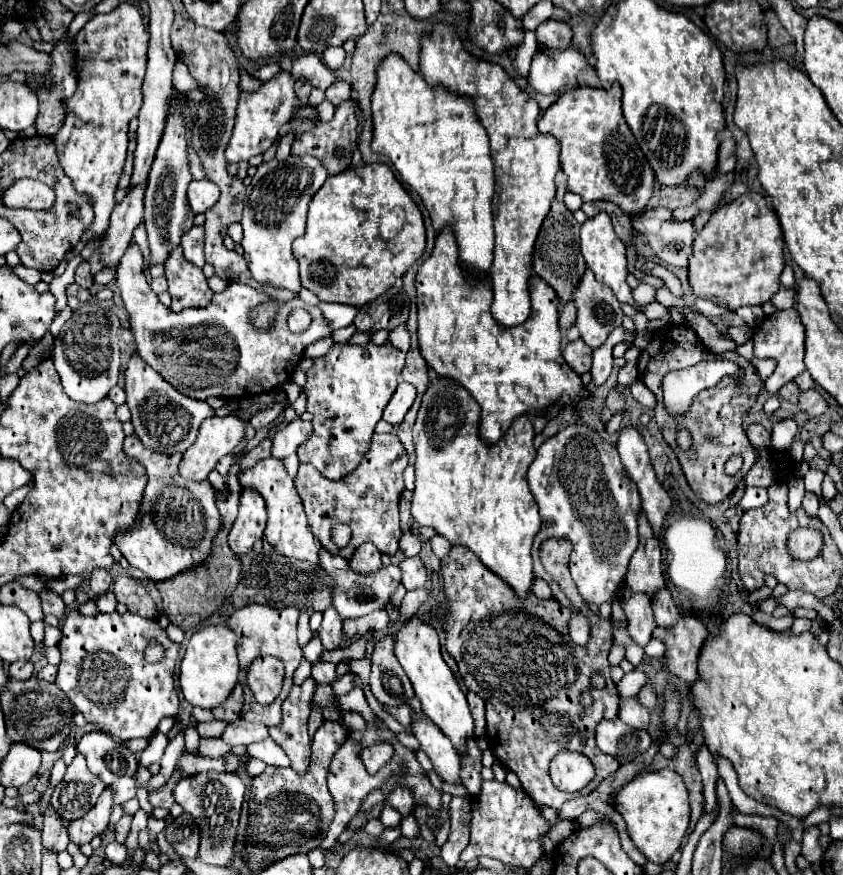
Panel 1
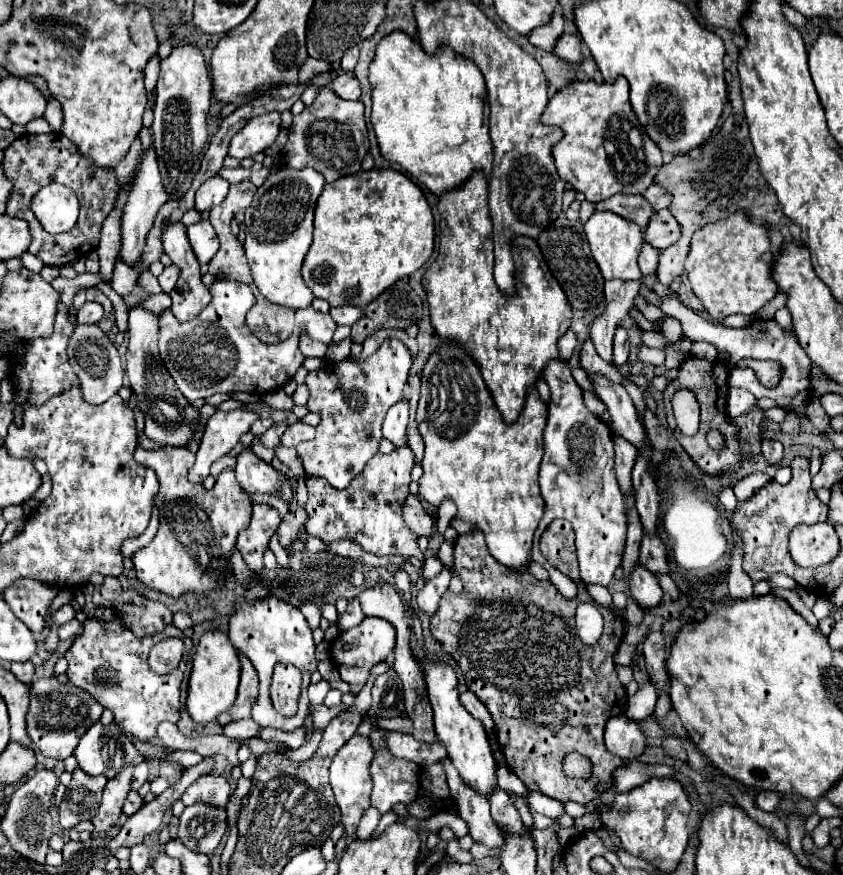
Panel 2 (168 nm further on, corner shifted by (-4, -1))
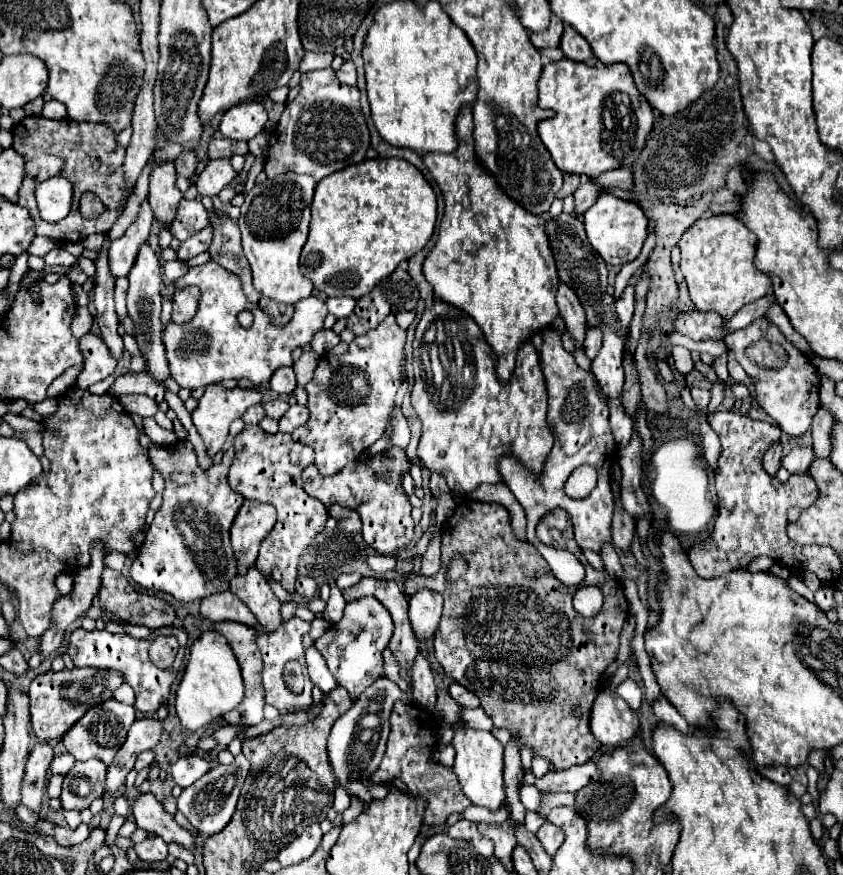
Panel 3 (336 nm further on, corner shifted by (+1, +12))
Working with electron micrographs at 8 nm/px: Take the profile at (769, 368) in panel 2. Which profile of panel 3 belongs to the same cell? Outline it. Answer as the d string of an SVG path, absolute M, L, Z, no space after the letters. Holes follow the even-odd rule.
M767 340L753 342L746 349L746 355L750 361L765 370L783 368L787 362L787 352L783 350L783 346L775 344L775 342L767 342Z

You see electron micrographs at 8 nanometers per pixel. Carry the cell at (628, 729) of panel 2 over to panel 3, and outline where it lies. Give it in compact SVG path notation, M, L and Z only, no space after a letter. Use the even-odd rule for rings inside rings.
M599 692L591 708L591 732L603 746L619 746L639 732L639 716L613 692Z

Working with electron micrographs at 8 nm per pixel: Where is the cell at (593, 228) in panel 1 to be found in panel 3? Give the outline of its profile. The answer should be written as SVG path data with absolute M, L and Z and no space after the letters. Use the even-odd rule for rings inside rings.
M601 194L599 200L583 214L583 224L591 246L607 264L613 266L633 262L639 256L647 236L647 216L641 206L635 202L621 200L613 194Z

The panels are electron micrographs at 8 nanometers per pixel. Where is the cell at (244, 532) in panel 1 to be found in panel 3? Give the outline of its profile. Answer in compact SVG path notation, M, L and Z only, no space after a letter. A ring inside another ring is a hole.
M245 500L231 526L231 546L237 558L237 572L243 574L251 568L259 554L259 544L271 532L277 512L271 504Z

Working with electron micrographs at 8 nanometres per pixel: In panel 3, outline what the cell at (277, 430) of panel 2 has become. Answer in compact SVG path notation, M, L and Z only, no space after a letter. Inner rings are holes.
M271 400L271 402L265 402L263 406L265 406L265 414L275 420L279 420L285 414L285 410L289 408L289 404L285 400Z

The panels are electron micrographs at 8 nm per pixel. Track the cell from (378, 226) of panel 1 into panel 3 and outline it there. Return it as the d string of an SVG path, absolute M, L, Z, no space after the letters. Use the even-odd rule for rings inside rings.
M397 158L363 160L317 182L301 272L327 296L361 298L403 260L423 250L435 222L435 192L413 164Z

